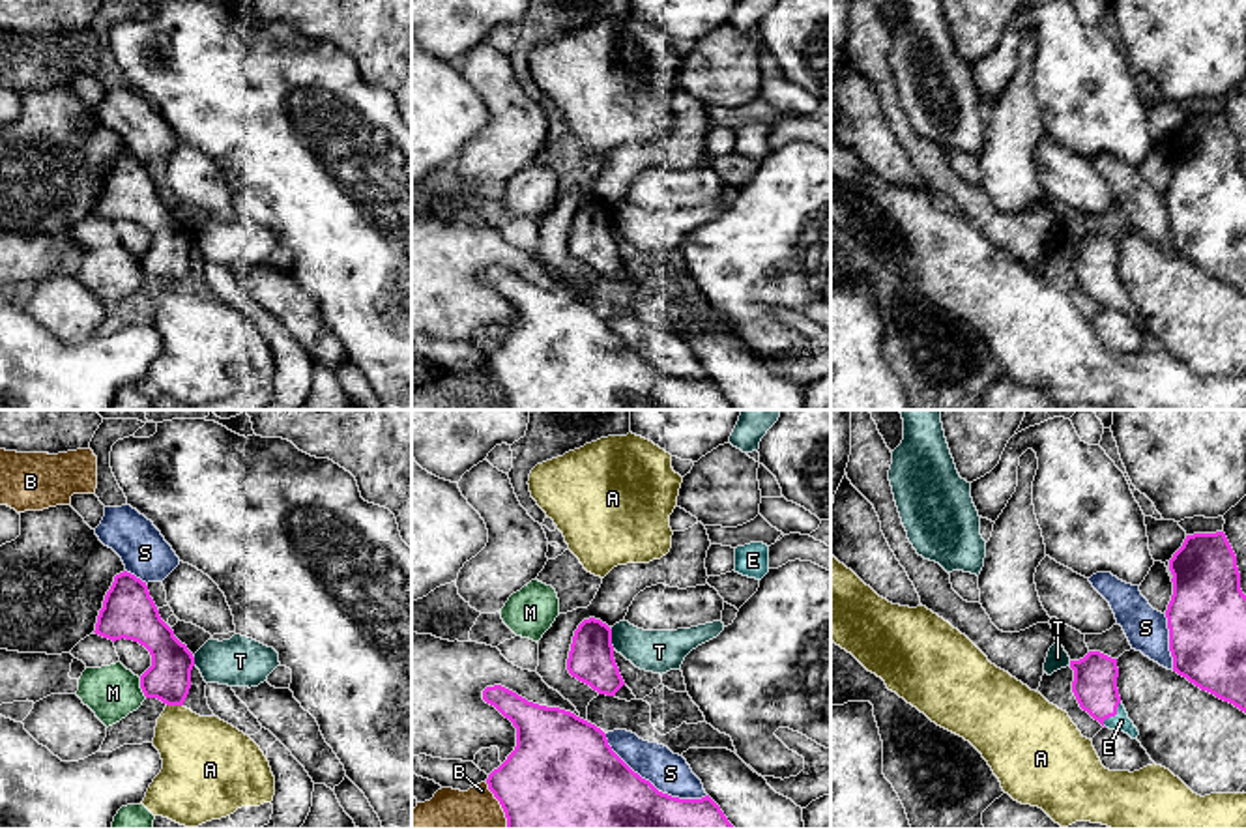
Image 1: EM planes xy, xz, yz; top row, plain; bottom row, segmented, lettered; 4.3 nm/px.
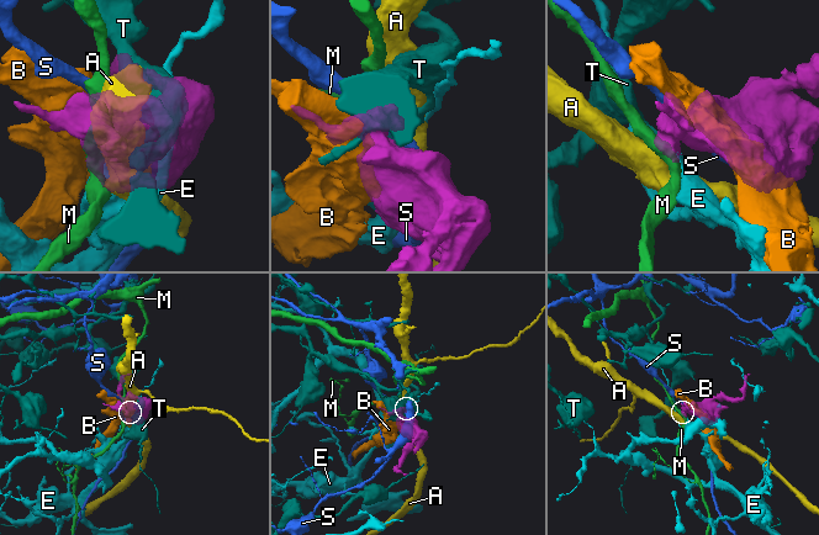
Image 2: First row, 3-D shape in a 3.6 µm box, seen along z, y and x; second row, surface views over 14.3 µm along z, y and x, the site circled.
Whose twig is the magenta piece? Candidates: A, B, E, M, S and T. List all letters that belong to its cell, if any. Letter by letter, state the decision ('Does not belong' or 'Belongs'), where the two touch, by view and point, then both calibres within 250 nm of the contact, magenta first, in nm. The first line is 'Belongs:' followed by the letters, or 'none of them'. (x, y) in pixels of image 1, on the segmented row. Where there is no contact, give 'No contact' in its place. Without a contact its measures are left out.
Belongs: E
A: Does not belong. Touches magenta at xy (174, 704). Thickness 190 nm (magenta) against 340 nm
B: Does not belong. Touches magenta at xz (500, 803). Thickness 500 nm (magenta) against 320 nm
E: Belongs. Touches magenta at yz (1112, 715). Thickness 190 nm (magenta) against 70 nm
M: Does not belong. Touches magenta at xy (141, 687). Thickness 190 nm (magenta) against 220 nm
S: Does not belong. Touches magenta at xz (650, 783). Thickness 500 nm (magenta) against 170 nm
T: Does not belong. Touches magenta at xz (610, 639). Thickness 190 nm (magenta) against 190 nm

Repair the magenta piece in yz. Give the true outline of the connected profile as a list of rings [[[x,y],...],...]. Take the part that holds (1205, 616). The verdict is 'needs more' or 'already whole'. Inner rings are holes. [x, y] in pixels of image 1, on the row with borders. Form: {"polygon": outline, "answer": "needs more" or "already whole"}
{"polygon": [[[1225,533],[1186,535],[1169,571],[1173,672],[1246,713],[1246,595]]], "answer": "already whole"}

